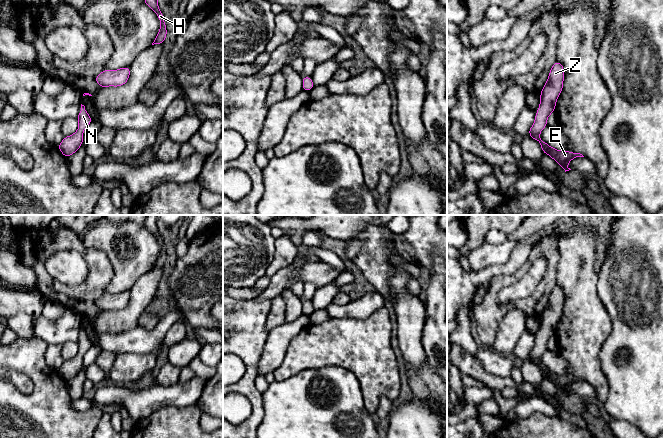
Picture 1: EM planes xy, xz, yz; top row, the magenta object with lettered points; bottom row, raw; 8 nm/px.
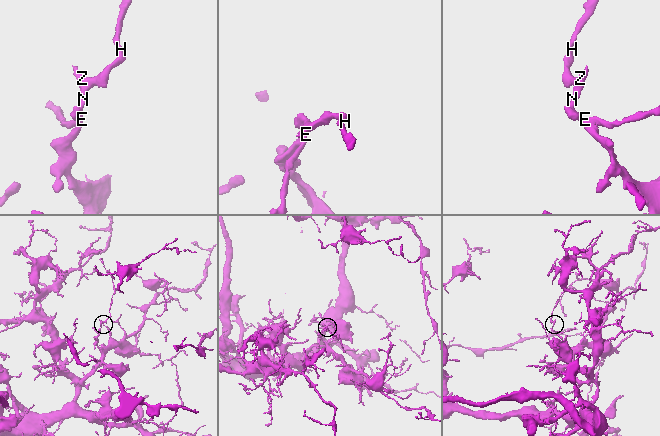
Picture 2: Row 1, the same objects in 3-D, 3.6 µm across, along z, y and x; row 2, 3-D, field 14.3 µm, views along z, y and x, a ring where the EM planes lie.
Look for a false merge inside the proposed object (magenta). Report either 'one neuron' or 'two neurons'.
one neuron

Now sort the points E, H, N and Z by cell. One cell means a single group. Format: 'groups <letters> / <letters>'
groups E H N Z

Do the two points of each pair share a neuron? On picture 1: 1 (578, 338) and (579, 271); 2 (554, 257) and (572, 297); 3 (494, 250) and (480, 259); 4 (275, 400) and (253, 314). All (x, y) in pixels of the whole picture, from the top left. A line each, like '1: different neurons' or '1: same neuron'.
1: same neuron
2: different neurons
3: same neuron
4: different neurons

